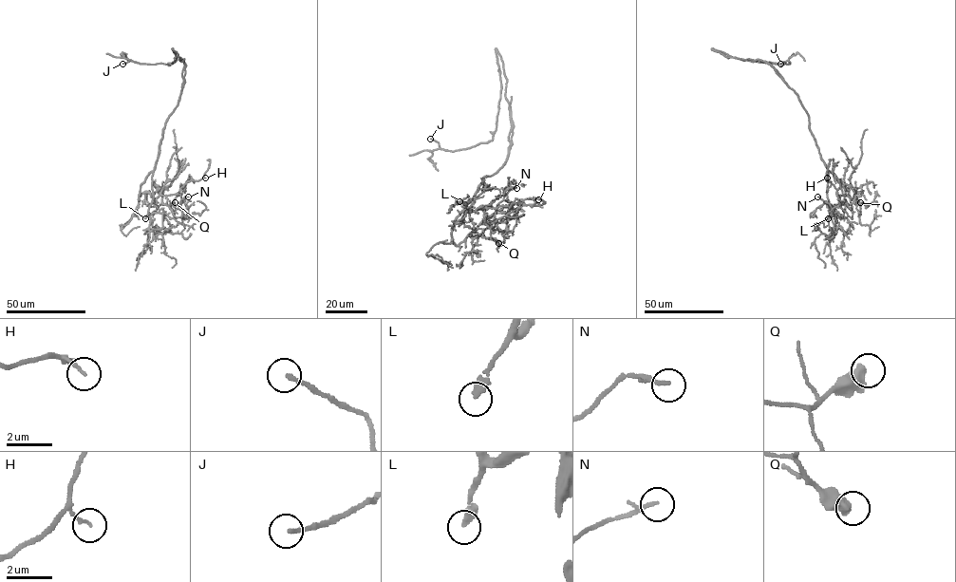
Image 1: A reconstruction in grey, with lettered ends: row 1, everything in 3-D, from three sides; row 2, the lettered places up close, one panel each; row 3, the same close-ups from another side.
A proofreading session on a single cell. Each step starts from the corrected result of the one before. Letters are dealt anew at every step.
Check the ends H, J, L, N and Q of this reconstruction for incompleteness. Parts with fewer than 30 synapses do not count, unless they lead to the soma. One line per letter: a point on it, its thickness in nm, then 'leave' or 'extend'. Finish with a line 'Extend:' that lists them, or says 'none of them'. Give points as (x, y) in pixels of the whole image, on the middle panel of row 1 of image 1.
H: place (538, 199); calibre 120 nm; leave
J: place (430, 139); calibre 150 nm; extend
L: place (459, 201); calibre 360 nm; extend
N: place (516, 188); calibre 110 nm; leave
Q: place (498, 243); calibre 550 nm; leave
Extend: J, L

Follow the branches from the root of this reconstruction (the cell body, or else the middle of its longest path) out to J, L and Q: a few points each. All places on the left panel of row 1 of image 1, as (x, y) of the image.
J: (179, 97), (185, 64), (173, 49), (177, 60), (169, 65), (130, 60), (122, 64)
L: (179, 97), (163, 130), (152, 177), (153, 197), (145, 218)
Q: (179, 97), (165, 122), (156, 166), (139, 197), (153, 196), (160, 189), (162, 204), (175, 202)

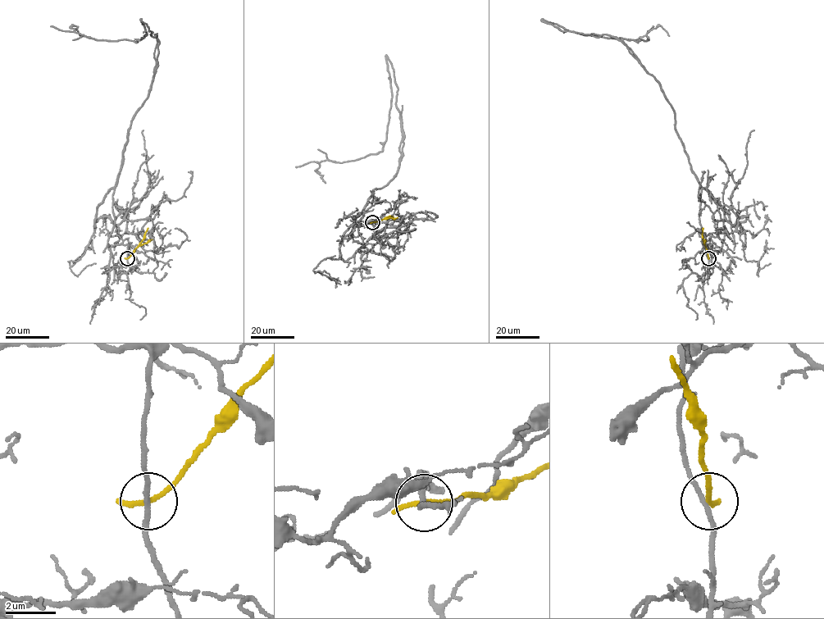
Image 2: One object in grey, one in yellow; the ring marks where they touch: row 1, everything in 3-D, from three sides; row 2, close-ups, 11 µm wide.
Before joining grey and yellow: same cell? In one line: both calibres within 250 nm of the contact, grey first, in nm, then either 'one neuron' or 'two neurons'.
180/160 nm | two neurons

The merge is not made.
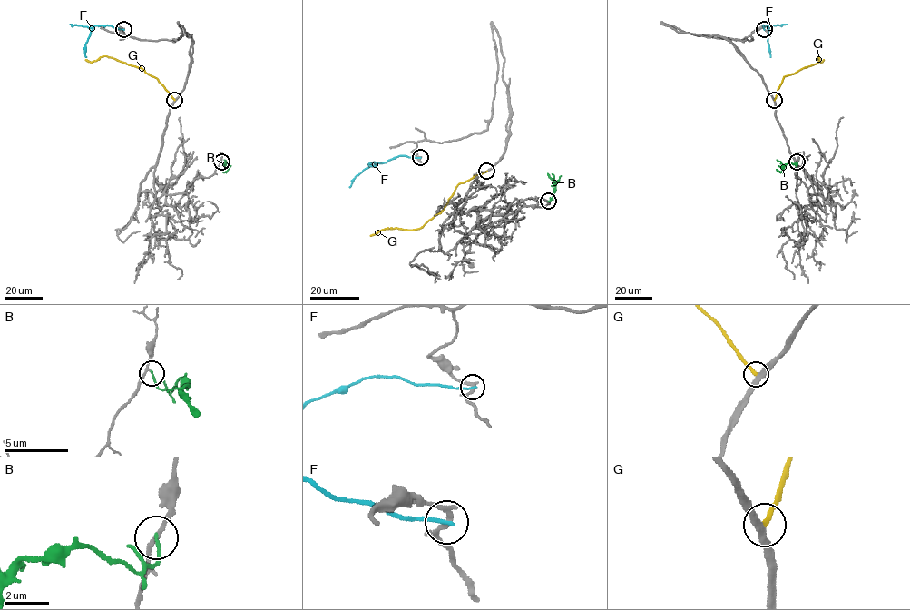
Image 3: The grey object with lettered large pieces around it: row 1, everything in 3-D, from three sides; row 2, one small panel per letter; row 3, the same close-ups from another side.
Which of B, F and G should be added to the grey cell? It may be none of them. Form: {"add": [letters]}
{"add": []}

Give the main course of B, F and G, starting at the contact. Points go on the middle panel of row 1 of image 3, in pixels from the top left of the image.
B: (548, 201), (552, 199), (556, 182), (547, 173)
F: (419, 157), (398, 155), (383, 162), (370, 162), (372, 166)
G: (486, 171), (459, 183), (444, 208), (422, 227), (414, 230), (386, 228), (370, 235)

